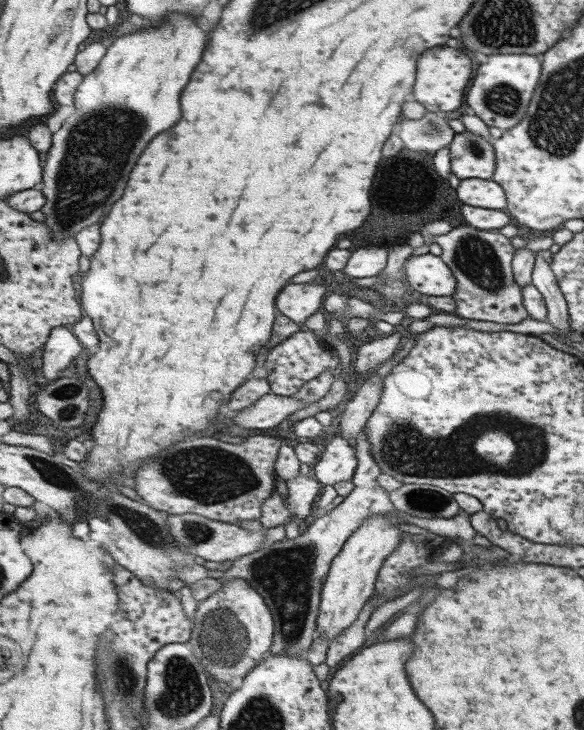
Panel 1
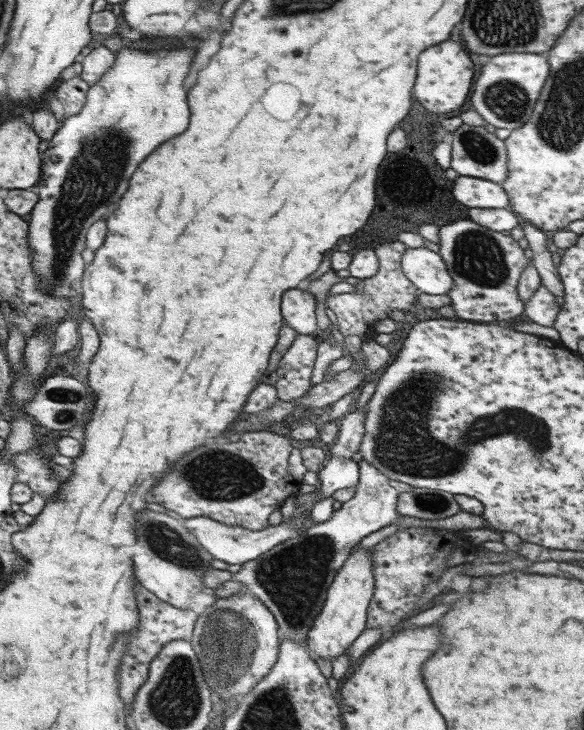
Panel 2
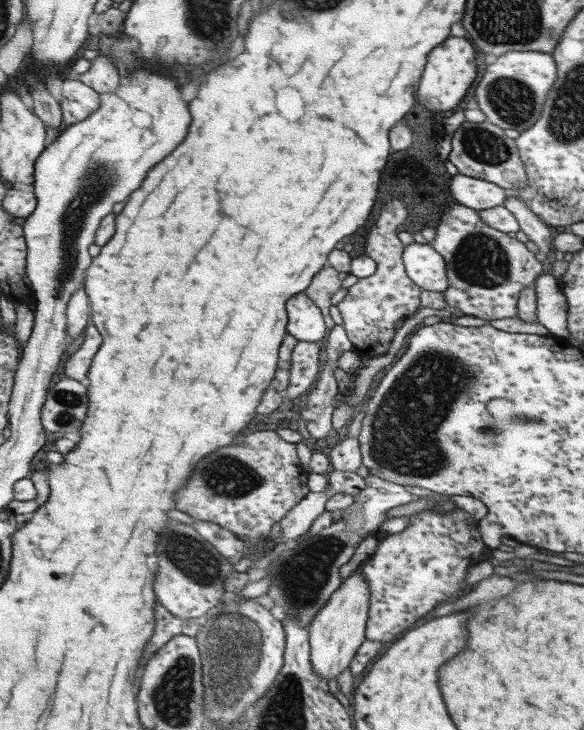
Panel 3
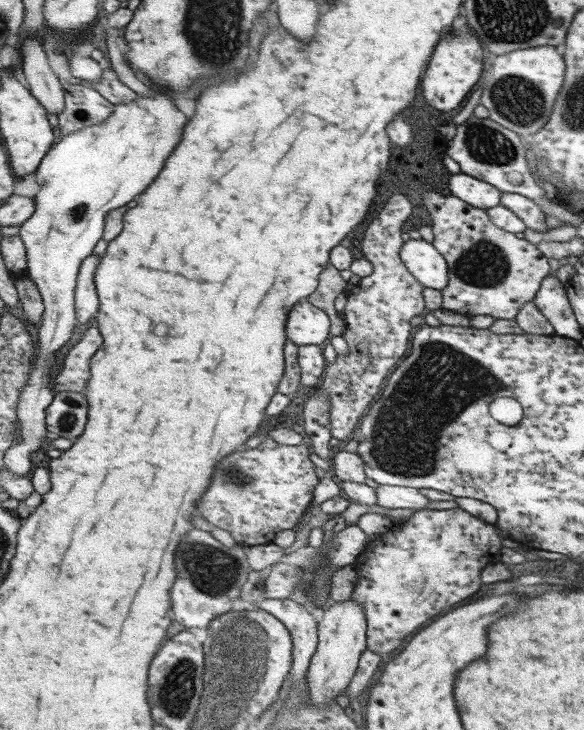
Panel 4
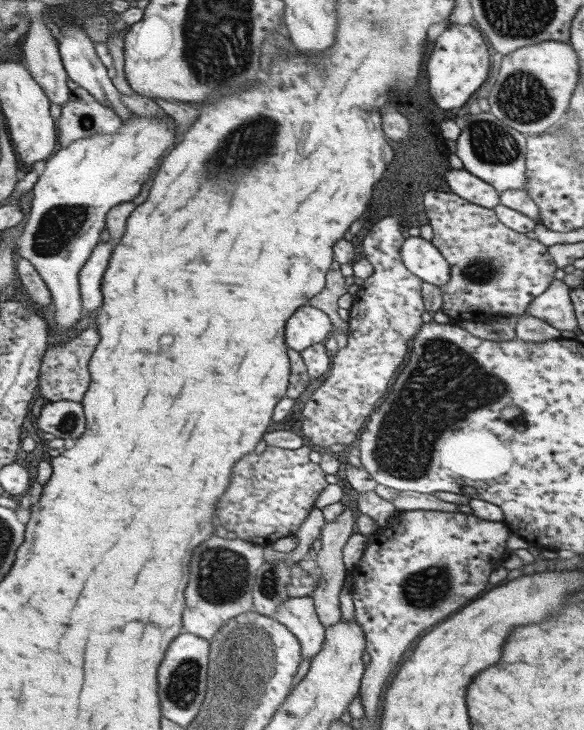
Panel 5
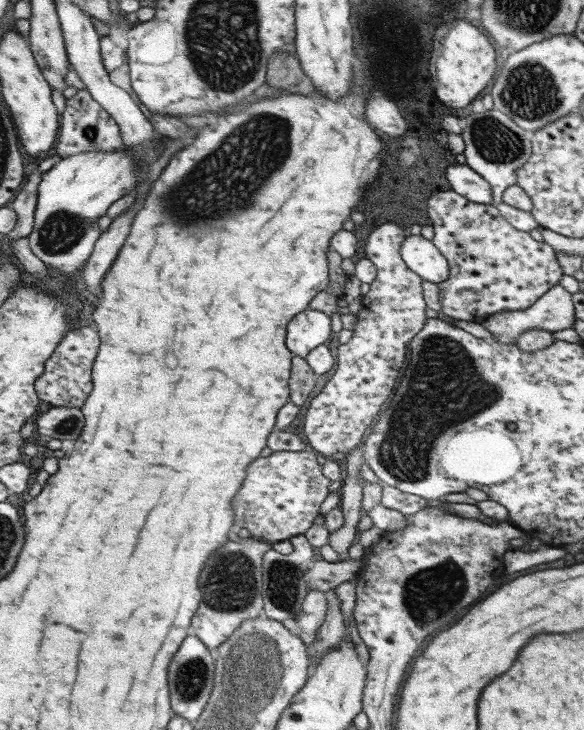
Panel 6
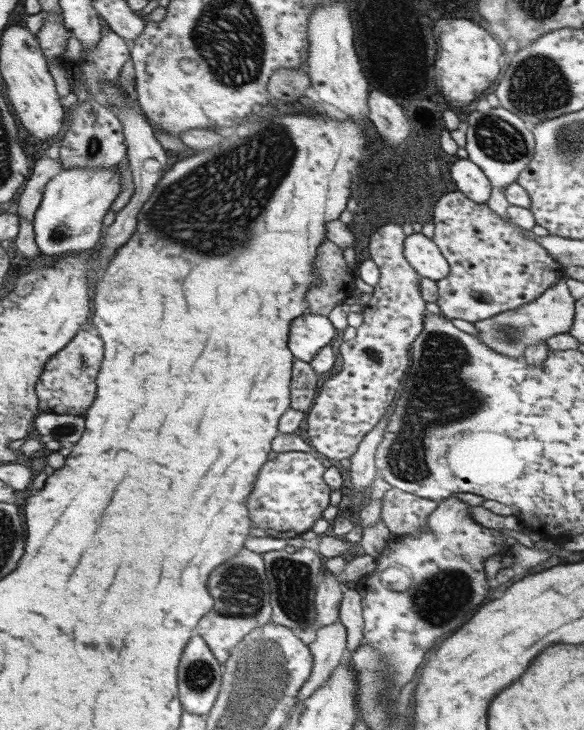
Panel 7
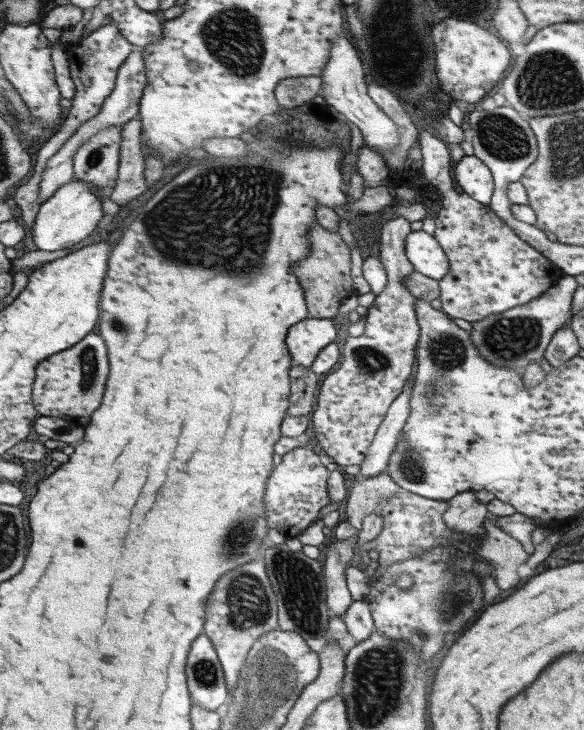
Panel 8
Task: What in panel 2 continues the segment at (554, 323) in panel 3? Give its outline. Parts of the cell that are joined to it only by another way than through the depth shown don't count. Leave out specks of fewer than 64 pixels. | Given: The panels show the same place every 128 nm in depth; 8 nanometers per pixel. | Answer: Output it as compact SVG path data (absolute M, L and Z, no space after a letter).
M541 284L524 301L524 308L525 314L531 322L551 327L558 316L558 312L561 310L555 297Z

